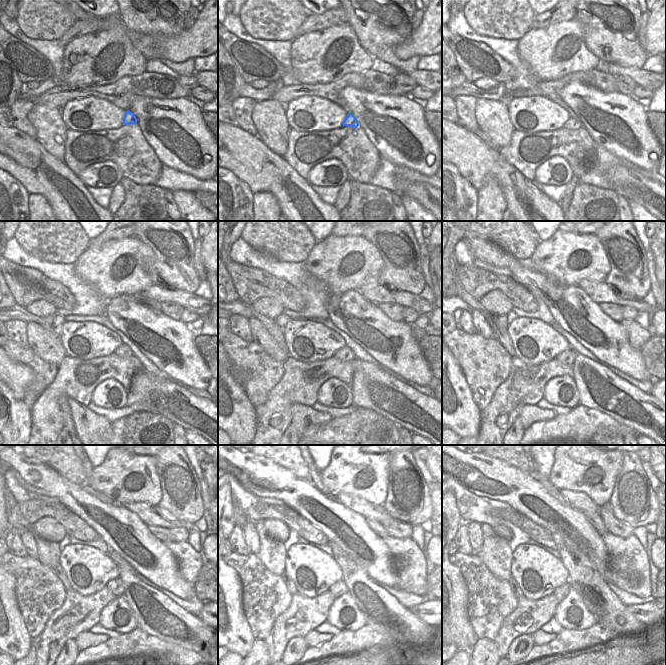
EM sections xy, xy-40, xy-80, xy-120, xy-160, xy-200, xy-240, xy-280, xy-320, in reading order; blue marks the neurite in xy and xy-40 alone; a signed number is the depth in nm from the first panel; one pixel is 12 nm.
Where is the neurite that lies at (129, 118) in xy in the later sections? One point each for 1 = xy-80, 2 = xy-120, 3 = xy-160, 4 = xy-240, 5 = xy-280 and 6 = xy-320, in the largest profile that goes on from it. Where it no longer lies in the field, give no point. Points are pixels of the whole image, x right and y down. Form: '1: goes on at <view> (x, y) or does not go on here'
1: goes on at xy-80 (573, 123)
2: goes on at xy-120 (123, 350)
3: goes on at xy-160 (345, 353)
4: goes on at xy-240 (115, 585)
5: goes on at xy-280 (339, 588)
6: goes on at xy-320 (561, 592)

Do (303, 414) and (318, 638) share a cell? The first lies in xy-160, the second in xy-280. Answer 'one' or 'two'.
one

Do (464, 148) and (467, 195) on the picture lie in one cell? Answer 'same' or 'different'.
different

